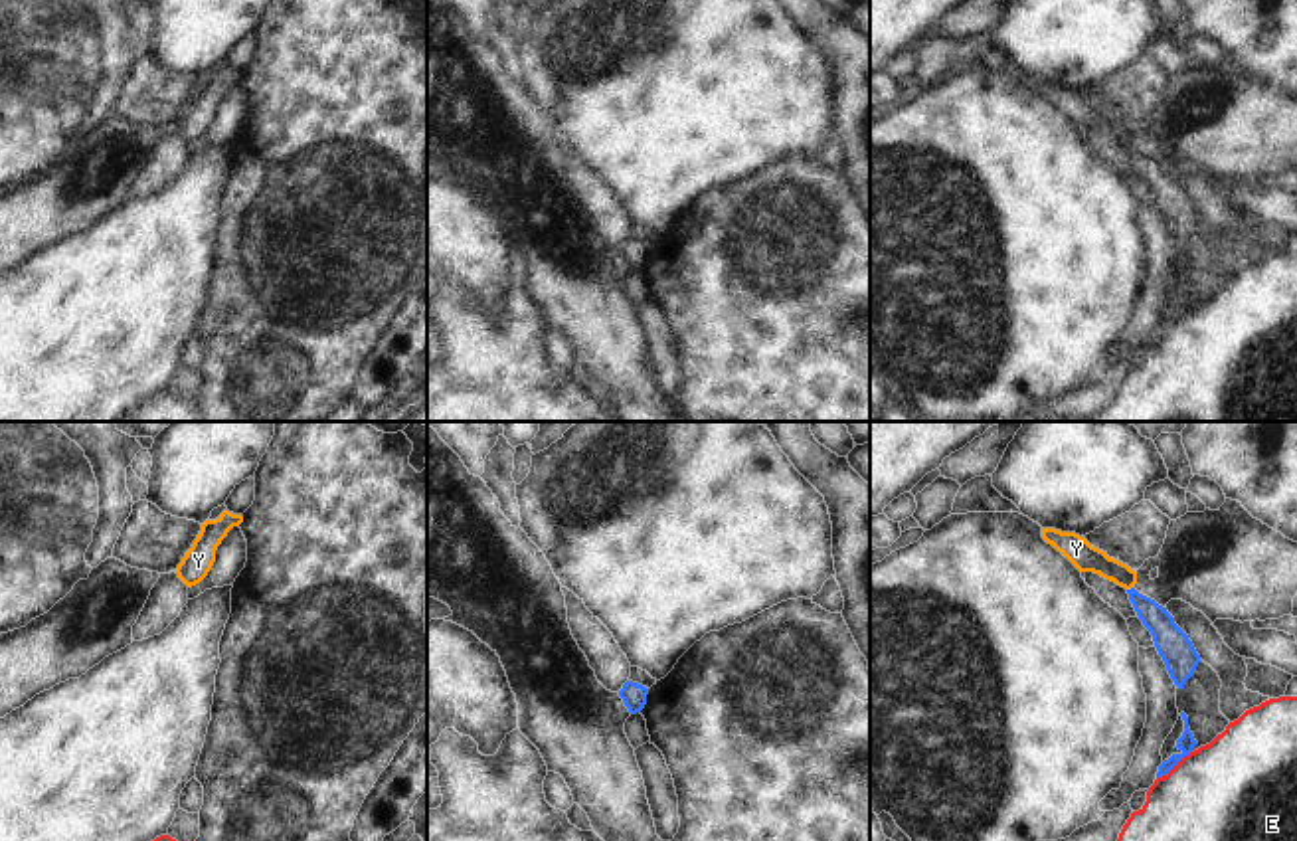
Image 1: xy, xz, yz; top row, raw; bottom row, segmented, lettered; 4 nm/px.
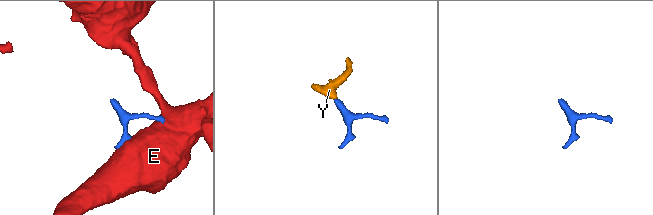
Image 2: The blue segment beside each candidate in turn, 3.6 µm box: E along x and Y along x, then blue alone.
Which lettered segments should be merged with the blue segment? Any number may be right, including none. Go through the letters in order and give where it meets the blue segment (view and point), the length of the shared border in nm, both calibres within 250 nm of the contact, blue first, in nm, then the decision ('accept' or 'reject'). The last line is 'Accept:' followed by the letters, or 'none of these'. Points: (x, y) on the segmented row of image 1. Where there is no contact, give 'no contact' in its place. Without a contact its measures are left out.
E: yz (1173, 766) | 180 nm | 70/420 nm | reject
Y: yz (1131, 588) | 40 nm | 120/110 nm | accept
Accept: Y

